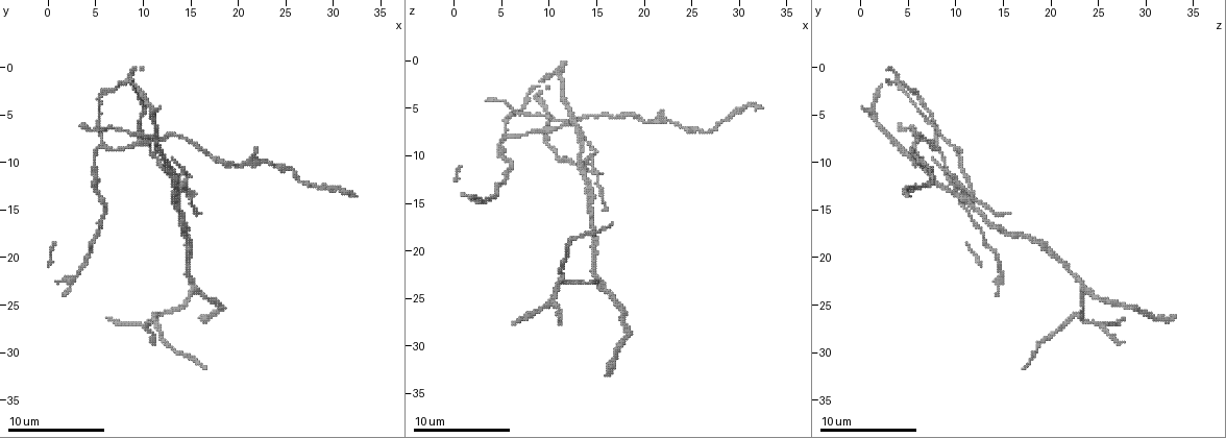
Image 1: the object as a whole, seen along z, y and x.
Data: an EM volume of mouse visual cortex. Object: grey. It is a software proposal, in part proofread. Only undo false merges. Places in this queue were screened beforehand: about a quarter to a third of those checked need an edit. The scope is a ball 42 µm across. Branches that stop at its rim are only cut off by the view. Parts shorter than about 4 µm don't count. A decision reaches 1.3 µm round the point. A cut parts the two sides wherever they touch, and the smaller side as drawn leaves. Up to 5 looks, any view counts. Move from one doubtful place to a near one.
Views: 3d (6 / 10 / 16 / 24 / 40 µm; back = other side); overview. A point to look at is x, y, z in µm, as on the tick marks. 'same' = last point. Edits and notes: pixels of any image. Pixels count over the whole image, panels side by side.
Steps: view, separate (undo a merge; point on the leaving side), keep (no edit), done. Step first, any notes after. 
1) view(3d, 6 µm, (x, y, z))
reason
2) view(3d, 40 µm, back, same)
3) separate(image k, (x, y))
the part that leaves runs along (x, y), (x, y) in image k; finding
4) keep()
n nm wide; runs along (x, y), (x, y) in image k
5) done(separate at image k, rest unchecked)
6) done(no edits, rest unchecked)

view(3d, 10 µm, (15.2, 23.4, 23.8))
arms part here

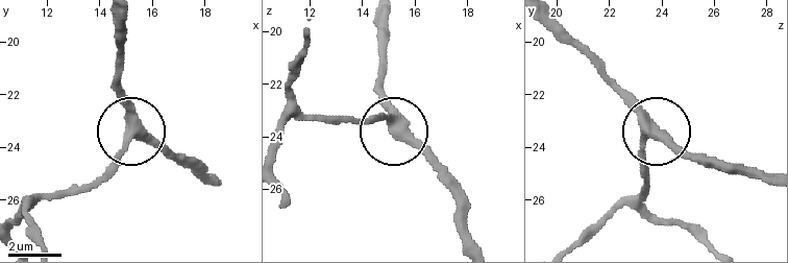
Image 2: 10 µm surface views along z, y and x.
keep()
3 arms; one cell here

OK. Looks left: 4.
view(3d, 10 µm, (11.4, 26.0, 22.6))
three arms meet

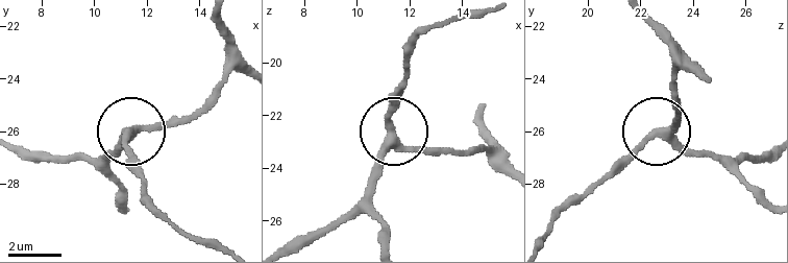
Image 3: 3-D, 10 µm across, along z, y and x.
view(3d, 10 µm, back, (11.3, 26.1, 22.7))

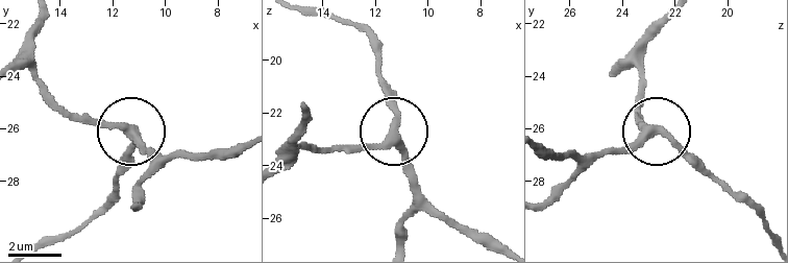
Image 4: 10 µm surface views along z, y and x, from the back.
keep()
280 nm wide; runs along (671, 17), (644, 50), (637, 111), (653, 129), (592, 163) in image 4; all the same cell

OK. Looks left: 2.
view(3d, 6 µm, (5.8, 8.2, 7.8))
branch point

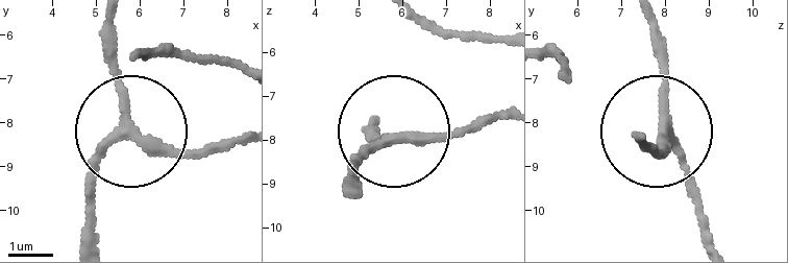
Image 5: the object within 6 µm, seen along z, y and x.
keep()
side arm 26 µm; runs along (113, 19), (127, 127), (97, 164), (82, 239) in image 5; continuous, no second cell

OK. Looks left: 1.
done(no edits, rest unchecked)

